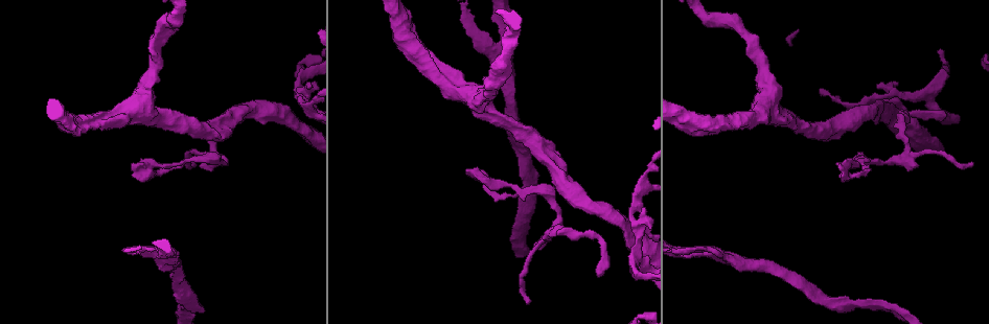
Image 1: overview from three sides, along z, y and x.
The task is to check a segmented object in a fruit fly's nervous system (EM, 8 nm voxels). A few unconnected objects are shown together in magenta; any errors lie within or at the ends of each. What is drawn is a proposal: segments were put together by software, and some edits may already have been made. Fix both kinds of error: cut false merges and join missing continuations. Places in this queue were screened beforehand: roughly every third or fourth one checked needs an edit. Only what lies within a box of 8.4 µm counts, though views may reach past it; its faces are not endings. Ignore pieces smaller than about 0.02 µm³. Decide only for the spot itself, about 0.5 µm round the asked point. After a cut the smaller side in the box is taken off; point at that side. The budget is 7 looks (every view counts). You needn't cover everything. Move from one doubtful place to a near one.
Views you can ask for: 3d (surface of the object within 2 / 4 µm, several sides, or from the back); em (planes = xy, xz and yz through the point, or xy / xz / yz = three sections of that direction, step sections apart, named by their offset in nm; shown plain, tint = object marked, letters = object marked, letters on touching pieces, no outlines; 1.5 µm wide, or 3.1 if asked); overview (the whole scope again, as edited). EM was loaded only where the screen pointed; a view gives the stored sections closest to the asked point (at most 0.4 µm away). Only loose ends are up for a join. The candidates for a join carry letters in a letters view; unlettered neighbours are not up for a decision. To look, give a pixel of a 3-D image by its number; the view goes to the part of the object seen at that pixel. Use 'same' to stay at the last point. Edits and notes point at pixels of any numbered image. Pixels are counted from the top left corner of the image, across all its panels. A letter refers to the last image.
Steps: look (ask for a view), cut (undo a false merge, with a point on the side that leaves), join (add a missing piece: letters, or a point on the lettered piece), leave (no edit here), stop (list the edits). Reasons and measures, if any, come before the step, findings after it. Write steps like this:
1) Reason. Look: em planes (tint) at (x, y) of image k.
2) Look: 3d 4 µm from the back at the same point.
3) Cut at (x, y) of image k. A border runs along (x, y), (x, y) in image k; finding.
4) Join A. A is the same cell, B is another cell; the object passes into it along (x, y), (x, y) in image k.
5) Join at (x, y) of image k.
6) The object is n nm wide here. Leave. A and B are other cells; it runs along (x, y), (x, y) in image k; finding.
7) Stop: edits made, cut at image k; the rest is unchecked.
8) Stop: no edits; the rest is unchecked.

Three-way junction. Look: 3d 4 µm from the back at (731, 260) of image 1.

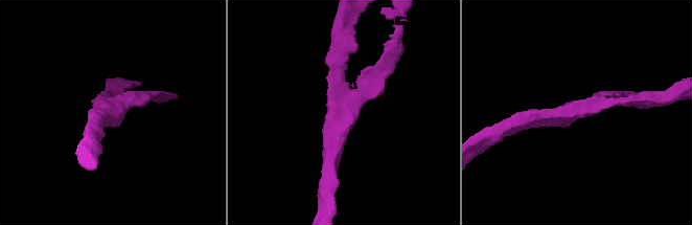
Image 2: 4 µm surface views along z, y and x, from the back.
3 arms meet here; the arms are 190, 200, 280 nm wide; now the EM. Look: em planes (letters) at (579, 111) of image 2.

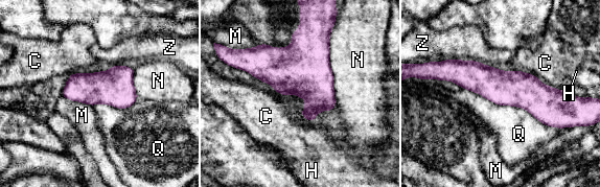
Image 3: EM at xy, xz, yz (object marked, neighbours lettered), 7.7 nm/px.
The object is 200 nm wide here. Leave. C, H, M, N, Q and Z are other cells; a border runs along (460, 87), (560, 129) in image 3; one neuron here.

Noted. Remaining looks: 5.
Tapers out. Look: 3d 2 µm at (944, 116) of image 1.

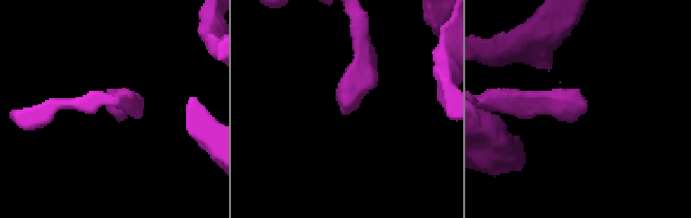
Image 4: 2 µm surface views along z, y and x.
Shape alone is not enough. Look: em yz step 8 (tint) at (583, 111) of image 4.

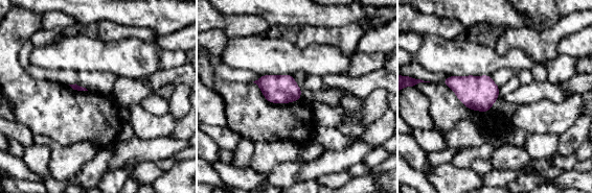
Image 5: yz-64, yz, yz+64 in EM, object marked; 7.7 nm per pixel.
Look: em planes (letters) at the same point.

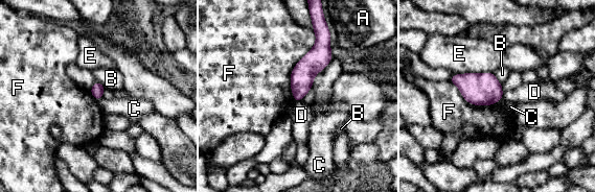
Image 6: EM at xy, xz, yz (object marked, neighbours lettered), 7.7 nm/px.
Leave. A, B, C, D, E and F are other cells; a border runs along (313, 29), (293, 100) in image 6; none of them fits.

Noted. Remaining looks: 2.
Free end. Look: em planes (letters) at (528, 302) of image 1.

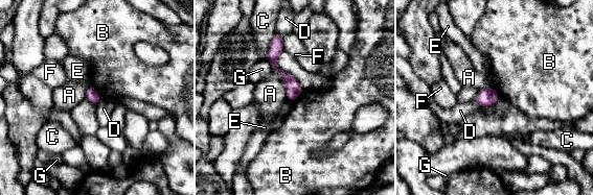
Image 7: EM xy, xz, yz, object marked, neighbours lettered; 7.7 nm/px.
Leave. A, B, C, D, E, F and G are other cells; it runs along (276, 37), (273, 65), (293, 97) in image 7; no lettered piece goes on from it.

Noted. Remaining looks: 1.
Stop: no edits; the rest is unchecked.

